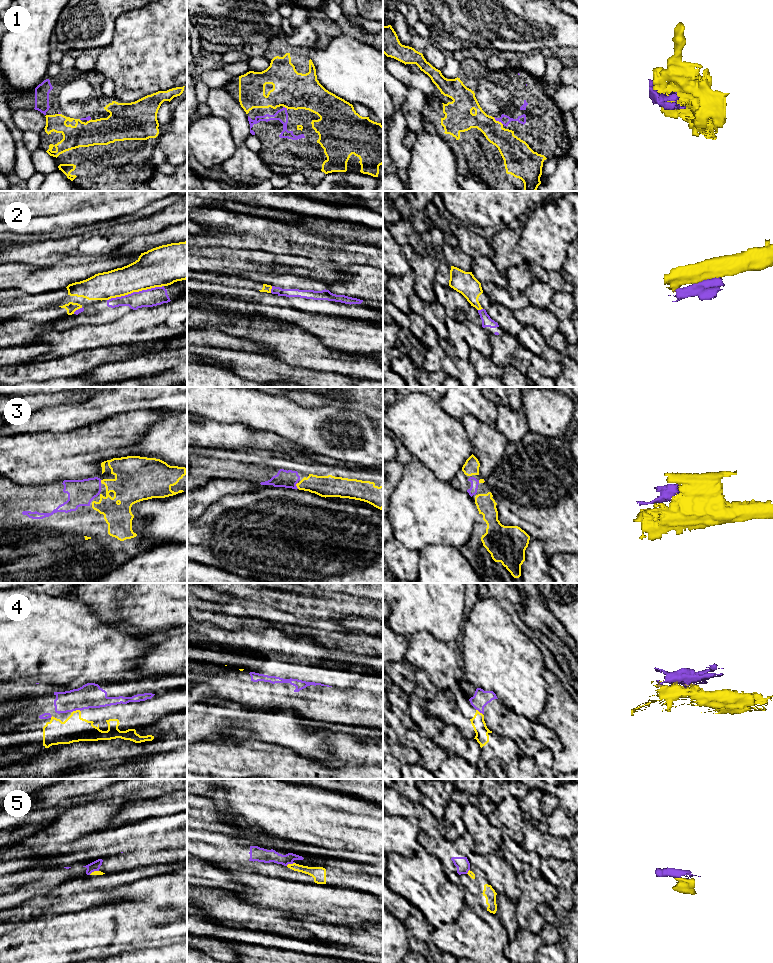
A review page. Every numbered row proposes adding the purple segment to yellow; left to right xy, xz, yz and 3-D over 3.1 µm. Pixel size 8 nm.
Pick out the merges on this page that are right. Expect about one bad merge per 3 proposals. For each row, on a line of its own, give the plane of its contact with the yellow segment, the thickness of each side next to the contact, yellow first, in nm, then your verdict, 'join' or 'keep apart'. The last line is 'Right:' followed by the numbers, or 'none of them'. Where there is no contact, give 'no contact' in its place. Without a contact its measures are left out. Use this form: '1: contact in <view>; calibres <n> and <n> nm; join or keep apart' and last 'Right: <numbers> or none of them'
1: contact in yz; calibres 200 and 80 nm; join
2: contact in xy; calibres 300 and 140 nm; keep apart
3: contact in xz; calibres 180 and 140 nm; join
4: contact in xy; calibres 200 and 200 nm; join
5: contact in xz; calibres 110 and 110 nm; keep apart
Right: 1, 3, 4

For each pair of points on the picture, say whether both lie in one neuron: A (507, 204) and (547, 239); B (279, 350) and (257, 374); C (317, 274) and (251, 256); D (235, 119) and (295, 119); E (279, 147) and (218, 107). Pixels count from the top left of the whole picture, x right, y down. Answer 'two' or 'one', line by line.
A: two
B: two
C: one
D: two
E: two

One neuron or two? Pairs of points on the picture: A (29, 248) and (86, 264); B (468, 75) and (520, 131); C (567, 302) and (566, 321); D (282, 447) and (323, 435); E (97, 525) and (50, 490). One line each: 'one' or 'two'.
A: two
B: one
C: one
D: two
E: one

